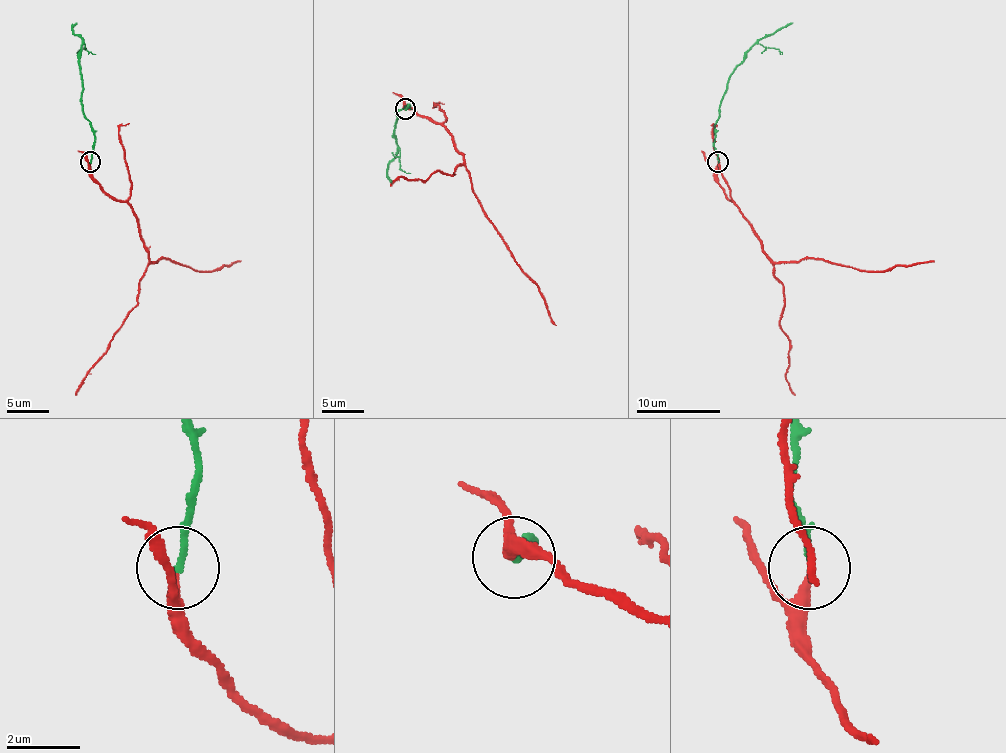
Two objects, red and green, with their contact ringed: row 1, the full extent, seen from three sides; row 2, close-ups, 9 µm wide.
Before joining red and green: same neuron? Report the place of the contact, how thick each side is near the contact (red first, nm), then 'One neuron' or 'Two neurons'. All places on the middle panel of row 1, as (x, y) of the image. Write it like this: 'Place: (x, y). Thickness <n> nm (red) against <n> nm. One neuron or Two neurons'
Place: (405, 109). Thickness 200 nm (red) against 180 nm. One neuron

